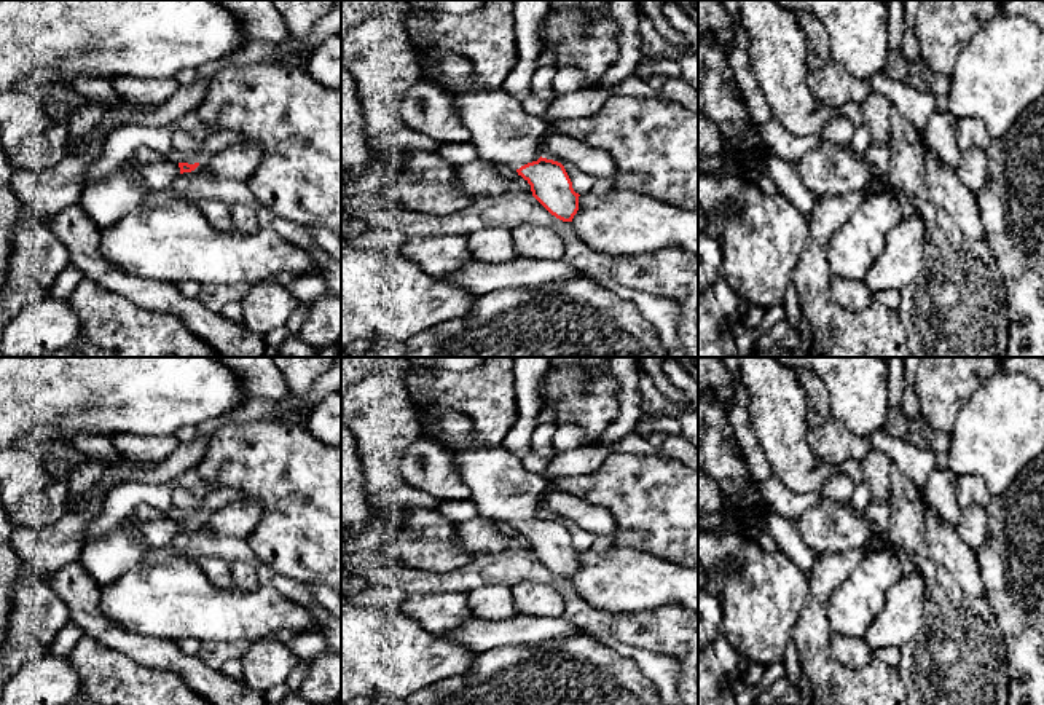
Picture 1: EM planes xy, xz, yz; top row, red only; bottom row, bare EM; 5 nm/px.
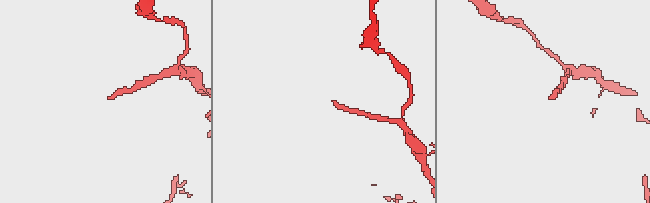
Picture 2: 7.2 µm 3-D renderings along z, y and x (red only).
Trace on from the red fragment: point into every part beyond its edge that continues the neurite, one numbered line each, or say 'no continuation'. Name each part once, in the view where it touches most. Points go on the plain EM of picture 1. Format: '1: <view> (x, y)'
1: xz (504, 490)

